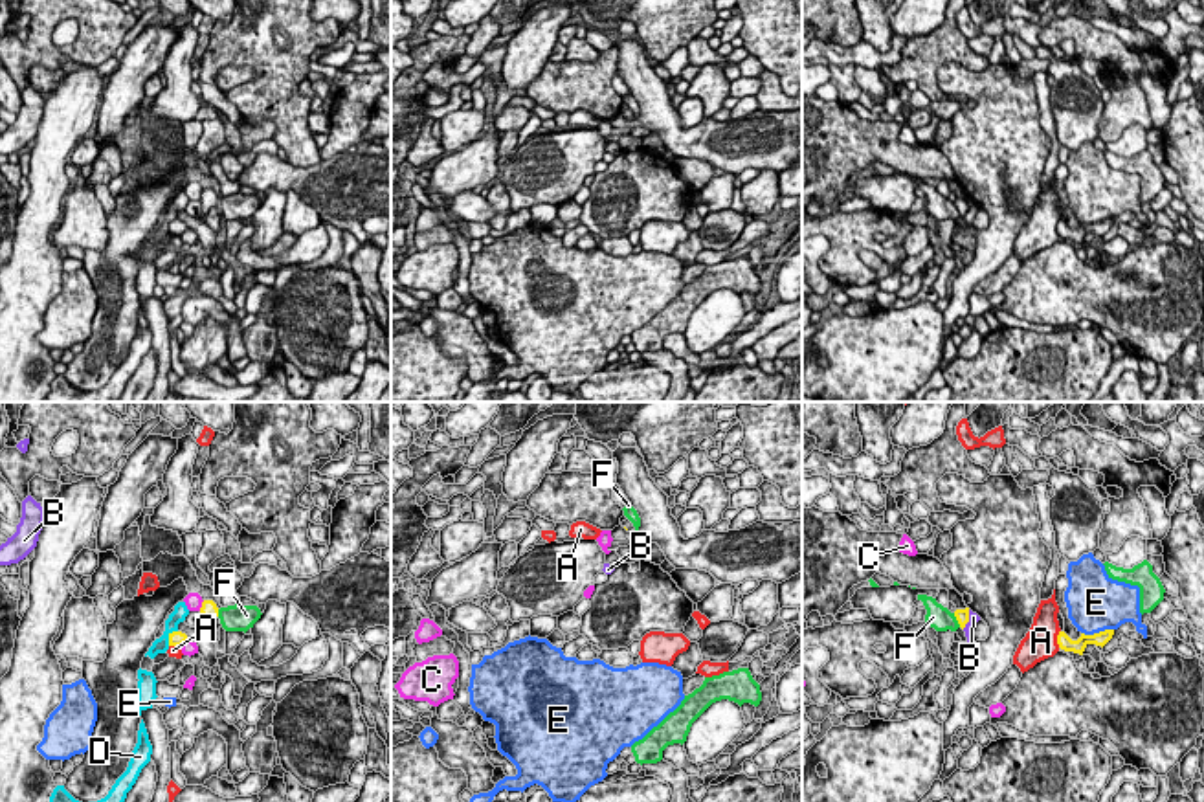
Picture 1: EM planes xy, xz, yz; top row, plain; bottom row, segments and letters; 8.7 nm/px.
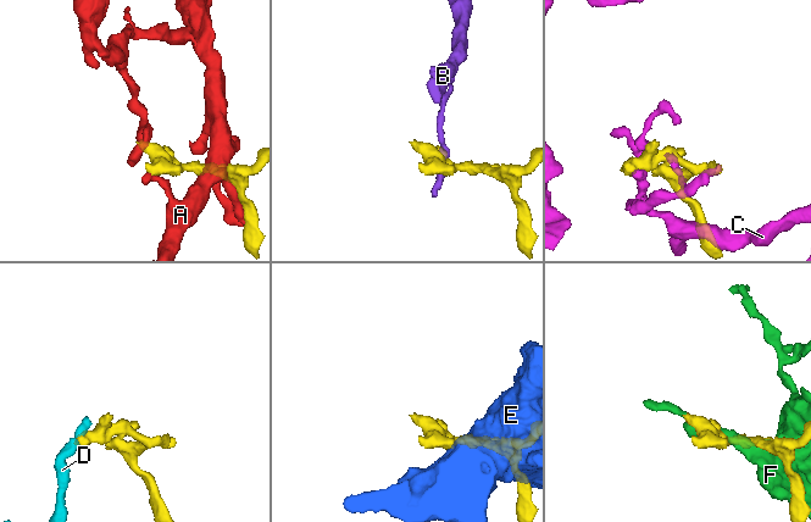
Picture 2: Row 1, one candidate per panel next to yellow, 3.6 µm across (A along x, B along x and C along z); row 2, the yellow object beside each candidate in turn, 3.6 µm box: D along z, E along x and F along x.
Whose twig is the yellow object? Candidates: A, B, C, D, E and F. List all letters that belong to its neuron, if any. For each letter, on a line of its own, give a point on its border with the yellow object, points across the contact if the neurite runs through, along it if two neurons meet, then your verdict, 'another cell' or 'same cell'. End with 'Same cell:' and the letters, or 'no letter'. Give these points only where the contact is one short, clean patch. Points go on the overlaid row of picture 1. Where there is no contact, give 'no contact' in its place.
A: contact yz (1058, 639); another cell
B: contact yz (968, 619); border yz (969, 610), (969, 621), (962, 628); another cell
C: contact xy (202, 606); another cell
D: contact xy (169, 637); border xy (177, 630), (169, 635), (167, 645); another cell
E: contact yz (1096, 634); another cell
F: contact yz (957, 619); another cell
Same cell: no letter

